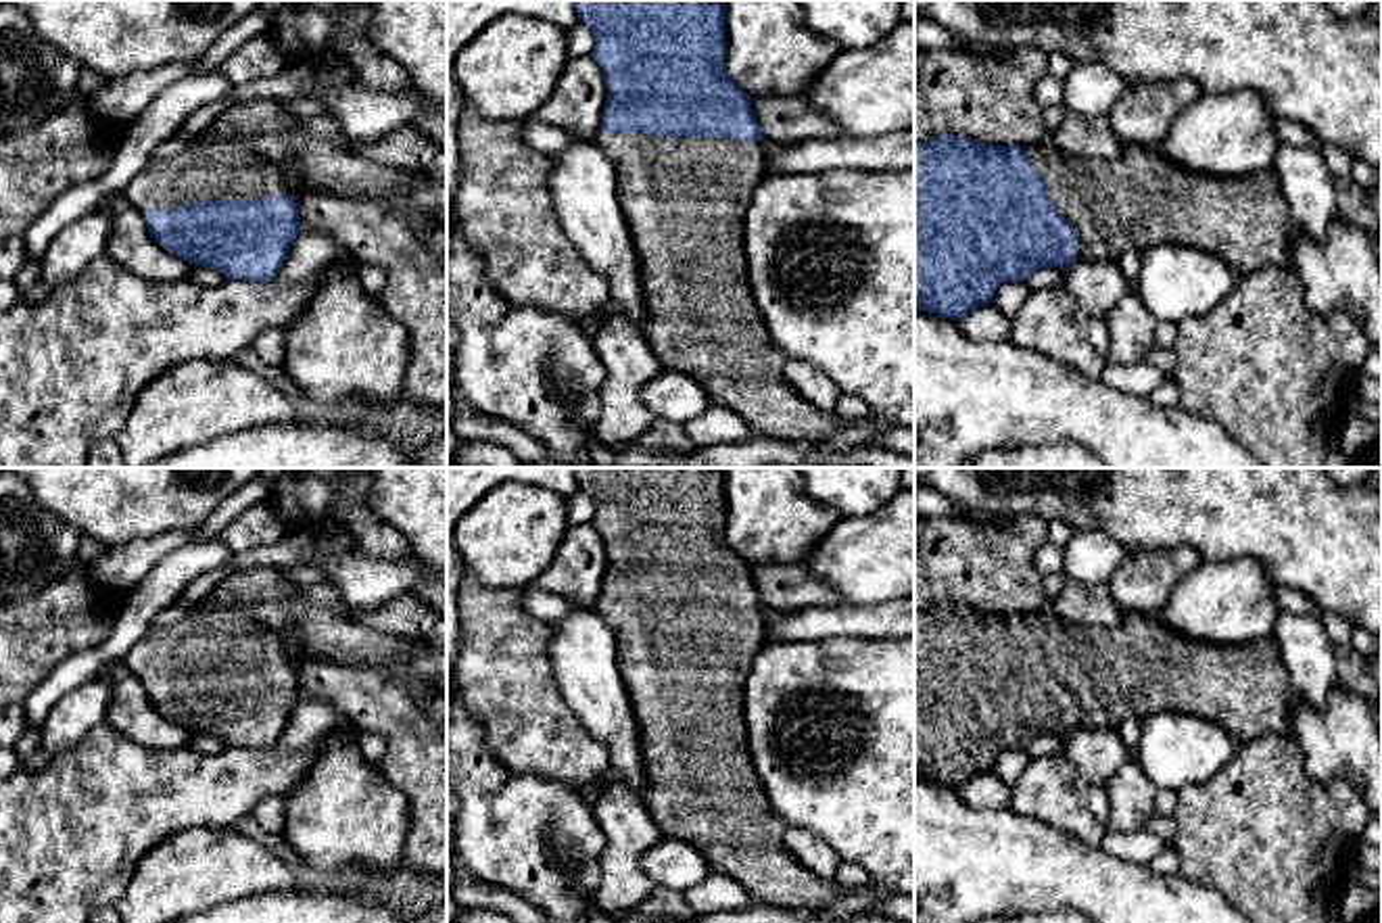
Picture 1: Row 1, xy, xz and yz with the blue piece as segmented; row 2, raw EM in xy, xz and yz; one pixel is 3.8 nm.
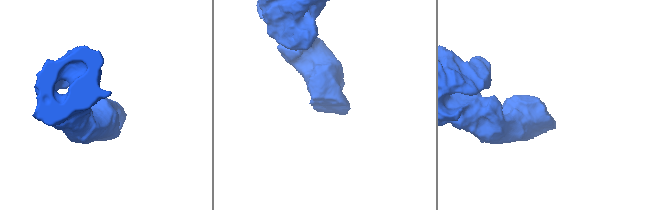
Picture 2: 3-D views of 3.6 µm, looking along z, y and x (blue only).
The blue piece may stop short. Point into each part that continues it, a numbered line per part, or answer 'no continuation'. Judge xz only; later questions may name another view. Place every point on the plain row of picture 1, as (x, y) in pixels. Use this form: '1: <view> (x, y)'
1: xz (685, 667)

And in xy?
1: xy (209, 637)

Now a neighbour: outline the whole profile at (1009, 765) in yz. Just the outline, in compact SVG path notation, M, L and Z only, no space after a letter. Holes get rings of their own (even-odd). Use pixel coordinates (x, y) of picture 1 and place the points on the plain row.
M1008 748L996 756L992 773L996 773L1006 785L1015 785L1029 760L1031 756L1023 748Z

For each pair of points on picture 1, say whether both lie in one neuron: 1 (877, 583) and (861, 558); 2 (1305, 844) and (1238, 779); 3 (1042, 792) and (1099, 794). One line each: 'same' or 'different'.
1: same
2: same
3: different

